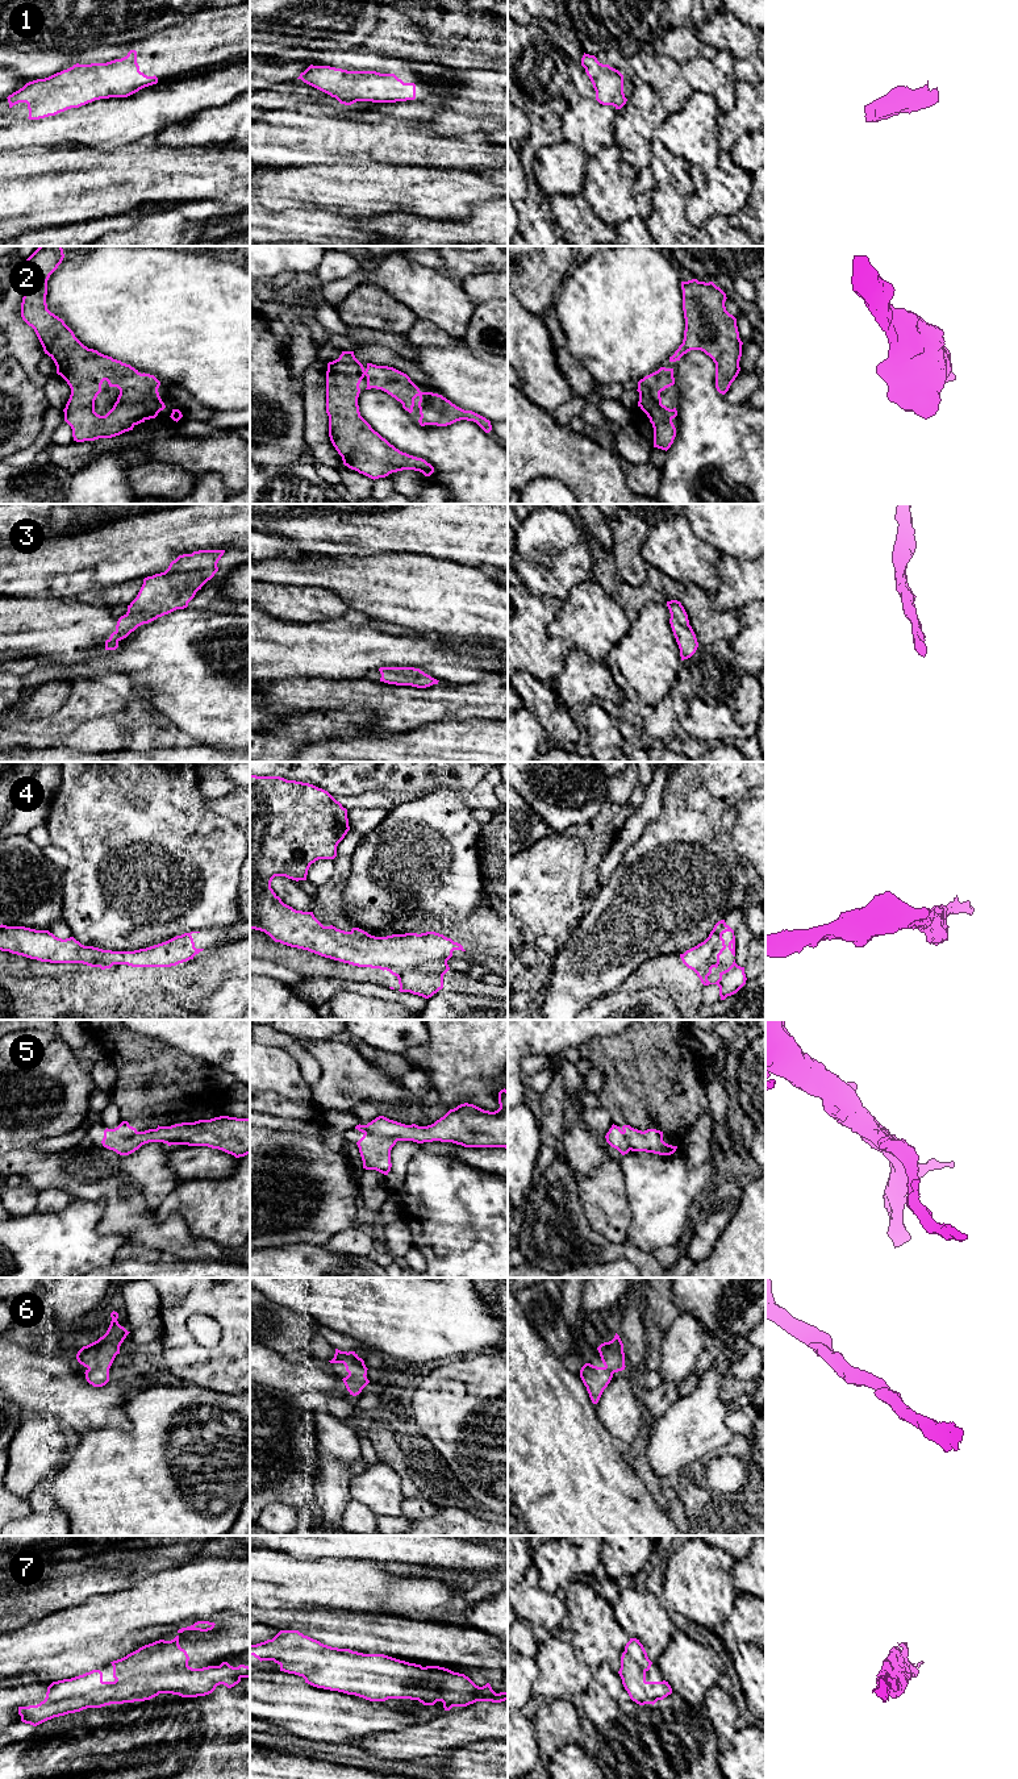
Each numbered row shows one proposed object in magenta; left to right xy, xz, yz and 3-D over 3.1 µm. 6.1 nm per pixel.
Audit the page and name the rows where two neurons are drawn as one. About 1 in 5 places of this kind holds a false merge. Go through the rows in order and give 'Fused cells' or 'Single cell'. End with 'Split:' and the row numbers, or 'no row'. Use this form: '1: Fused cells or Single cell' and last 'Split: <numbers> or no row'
1: Single cell
2: Single cell
3: Single cell
4: Single cell
5: Single cell
6: Single cell
7: Single cell
Split: no row

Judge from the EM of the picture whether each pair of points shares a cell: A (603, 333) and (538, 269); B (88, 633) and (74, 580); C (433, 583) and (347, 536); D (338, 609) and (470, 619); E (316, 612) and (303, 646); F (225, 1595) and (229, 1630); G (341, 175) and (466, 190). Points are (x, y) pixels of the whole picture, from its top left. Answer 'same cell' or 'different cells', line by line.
A: different cells
B: different cells
C: different cells
D: different cells
E: different cells
F: different cells
G: same cell

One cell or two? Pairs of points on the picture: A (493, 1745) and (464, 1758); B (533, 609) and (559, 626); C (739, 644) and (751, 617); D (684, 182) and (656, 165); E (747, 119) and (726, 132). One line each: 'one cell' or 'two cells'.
A: one cell
B: two cells
C: one cell
D: one cell
E: one cell

